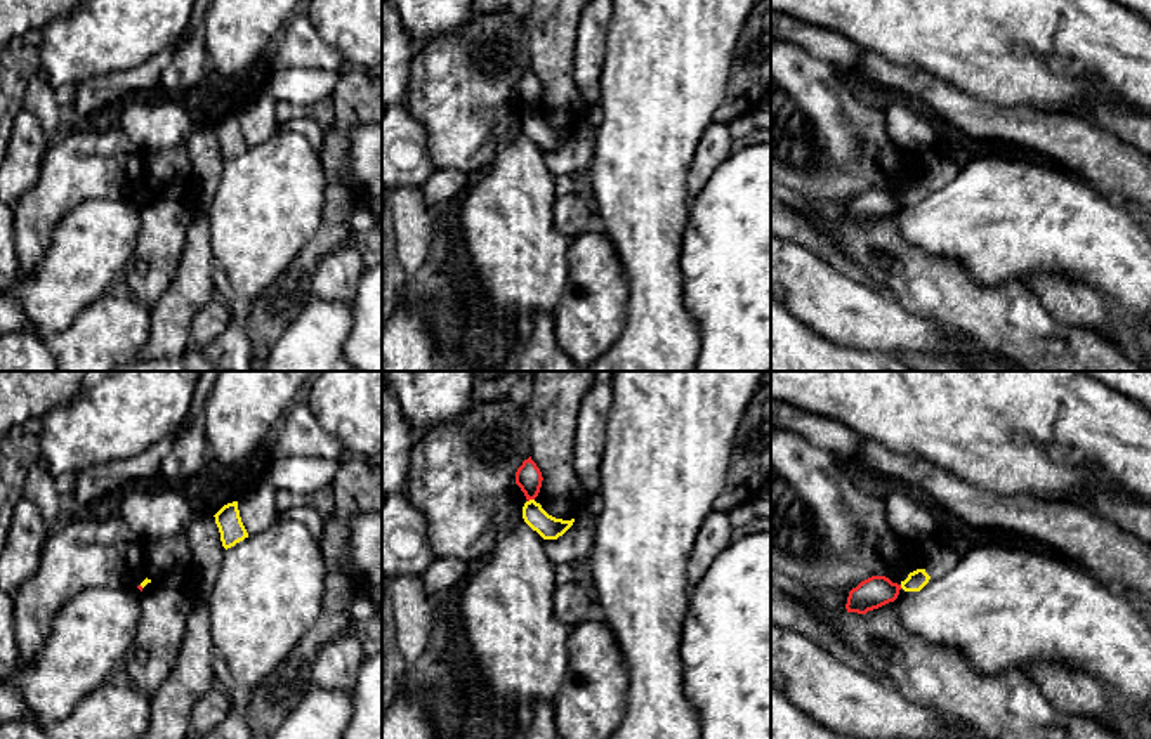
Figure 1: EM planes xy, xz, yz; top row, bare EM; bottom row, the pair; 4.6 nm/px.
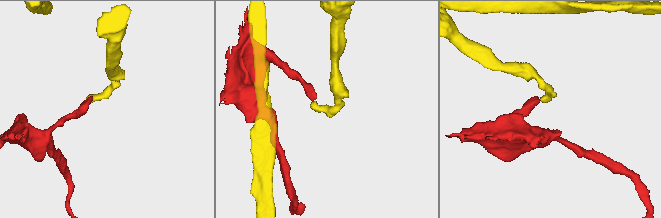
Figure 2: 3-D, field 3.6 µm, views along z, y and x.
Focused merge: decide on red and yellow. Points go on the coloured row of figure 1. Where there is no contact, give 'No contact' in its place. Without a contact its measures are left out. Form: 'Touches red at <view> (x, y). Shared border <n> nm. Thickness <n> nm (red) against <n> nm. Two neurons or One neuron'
Touches red at xz (530, 498). Shared border 40 nm. Thickness 120 nm (red) against 110 nm. Two neurons

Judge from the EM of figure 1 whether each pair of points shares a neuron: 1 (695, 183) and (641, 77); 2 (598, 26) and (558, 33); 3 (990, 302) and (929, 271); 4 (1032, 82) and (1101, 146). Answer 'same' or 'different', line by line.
1: different
2: different
3: same
4: different

